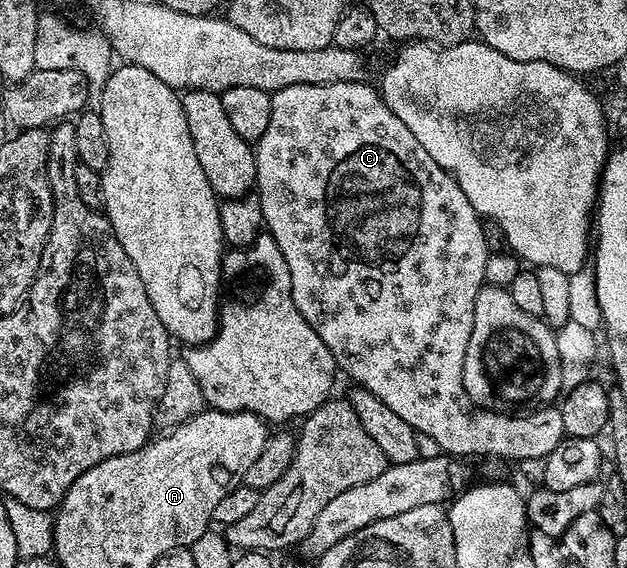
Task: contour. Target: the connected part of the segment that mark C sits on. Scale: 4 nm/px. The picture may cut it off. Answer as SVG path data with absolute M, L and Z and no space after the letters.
M367 81L339 82L338 84L290 84L290 88L282 88L275 91L272 94L270 124L266 124L266 132L262 132L262 136L254 143L256 152L256 184L254 190L260 199L260 211L264 217L267 233L271 234L273 240L278 244L278 248L286 260L286 268L290 268L290 284L292 285L294 304L298 308L298 312L302 312L306 324L310 324L310 328L314 328L314 332L318 332L318 336L322 336L322 344L326 344L326 348L330 348L330 356L334 356L337 367L343 373L345 370L353 378L351 381L355 385L366 388L375 398L382 400L382 404L386 404L386 408L390 408L396 415L402 416L402 420L406 420L406 424L410 424L410 428L414 428L417 434L425 434L434 439L440 451L445 455L455 456L460 460L472 458L475 454L490 454L494 458L509 458L512 462L528 462L531 458L543 460L548 457L550 452L554 452L554 448L558 448L558 444L566 436L559 405L549 404L527 412L484 410L481 406L476 406L472 403L464 387L464 357L466 356L466 344L470 340L470 332L474 328L474 300L478 296L480 287L485 285L486 260L490 253L488 242L484 239L485 223L470 204L470 200L466 200L466 192L462 192L462 188L458 188L458 184L451 174L436 163L434 156L430 156L430 152L426 152L426 148L422 148L422 144L418 144L418 140L414 140L414 132L410 132L410 128L406 128L406 124L402 124L402 120L398 120L398 116L394 116L394 112L390 112L390 108L386 108L386 104L383 98L380 97L379 91L373 85L372 87L368 85Z

